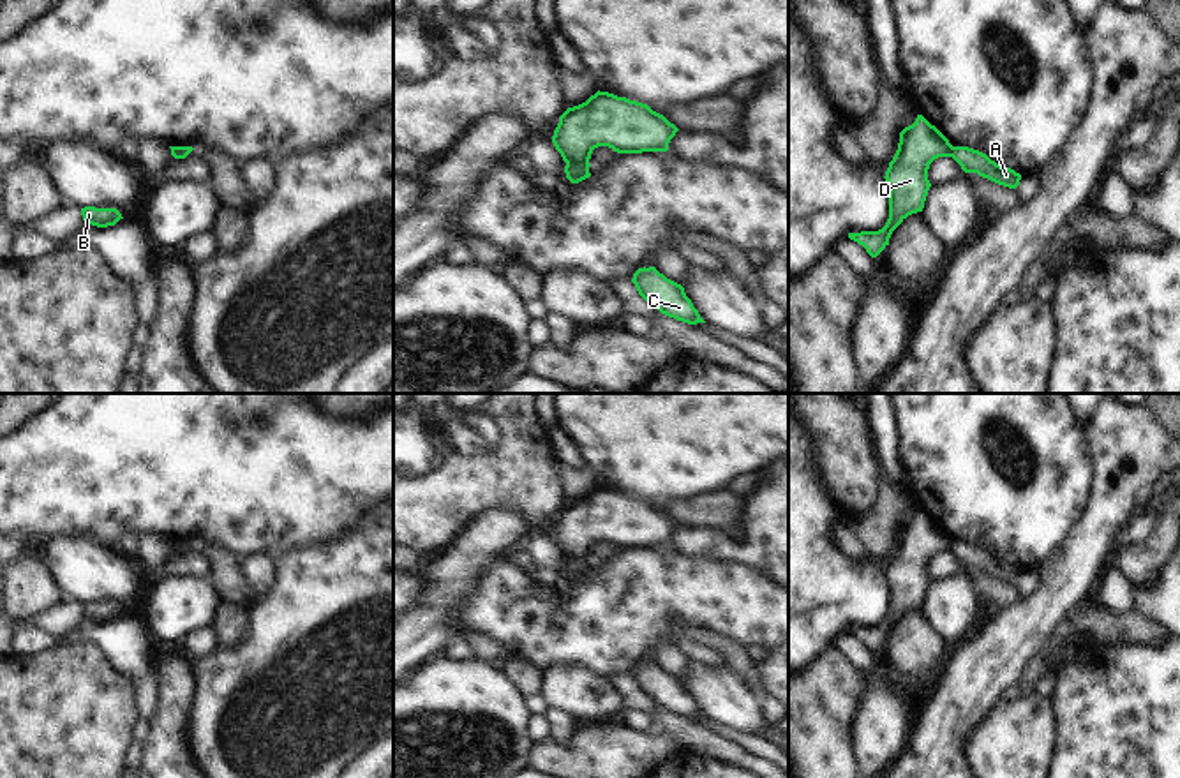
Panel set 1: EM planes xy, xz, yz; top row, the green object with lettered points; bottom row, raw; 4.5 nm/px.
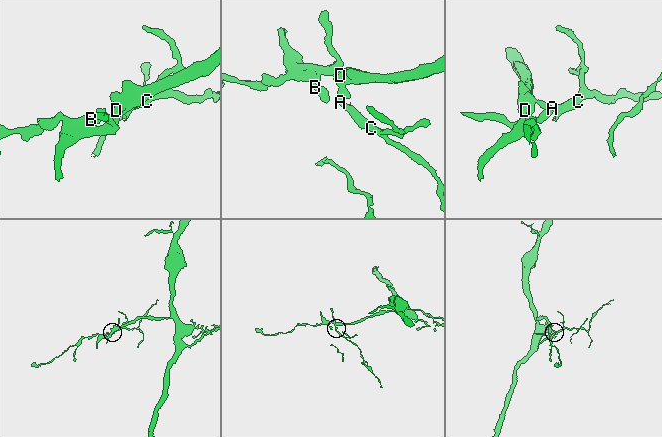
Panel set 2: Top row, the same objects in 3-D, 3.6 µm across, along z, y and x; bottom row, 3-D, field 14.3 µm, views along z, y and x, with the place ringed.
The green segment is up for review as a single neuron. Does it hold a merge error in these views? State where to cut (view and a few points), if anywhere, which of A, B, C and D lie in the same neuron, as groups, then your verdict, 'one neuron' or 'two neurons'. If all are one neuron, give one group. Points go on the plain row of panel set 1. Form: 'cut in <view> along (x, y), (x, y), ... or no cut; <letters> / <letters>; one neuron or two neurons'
cut in xz along (567, 556), (588, 558); A C / B D; two neurons

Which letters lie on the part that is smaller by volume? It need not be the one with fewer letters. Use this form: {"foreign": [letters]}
{"foreign": ["A", "C"]}

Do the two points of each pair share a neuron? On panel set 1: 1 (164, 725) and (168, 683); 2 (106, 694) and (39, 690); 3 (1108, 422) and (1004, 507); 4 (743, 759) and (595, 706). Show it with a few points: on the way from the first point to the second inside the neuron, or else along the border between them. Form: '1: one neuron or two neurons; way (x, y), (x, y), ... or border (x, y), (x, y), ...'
1: one neuron; way (168, 715), (168, 694)
2: one neuron; way (90, 694), (55, 694)
3: two neurons; border (1085, 427), (1094, 480)
4: two neurons; border (609, 680), (625, 704)

